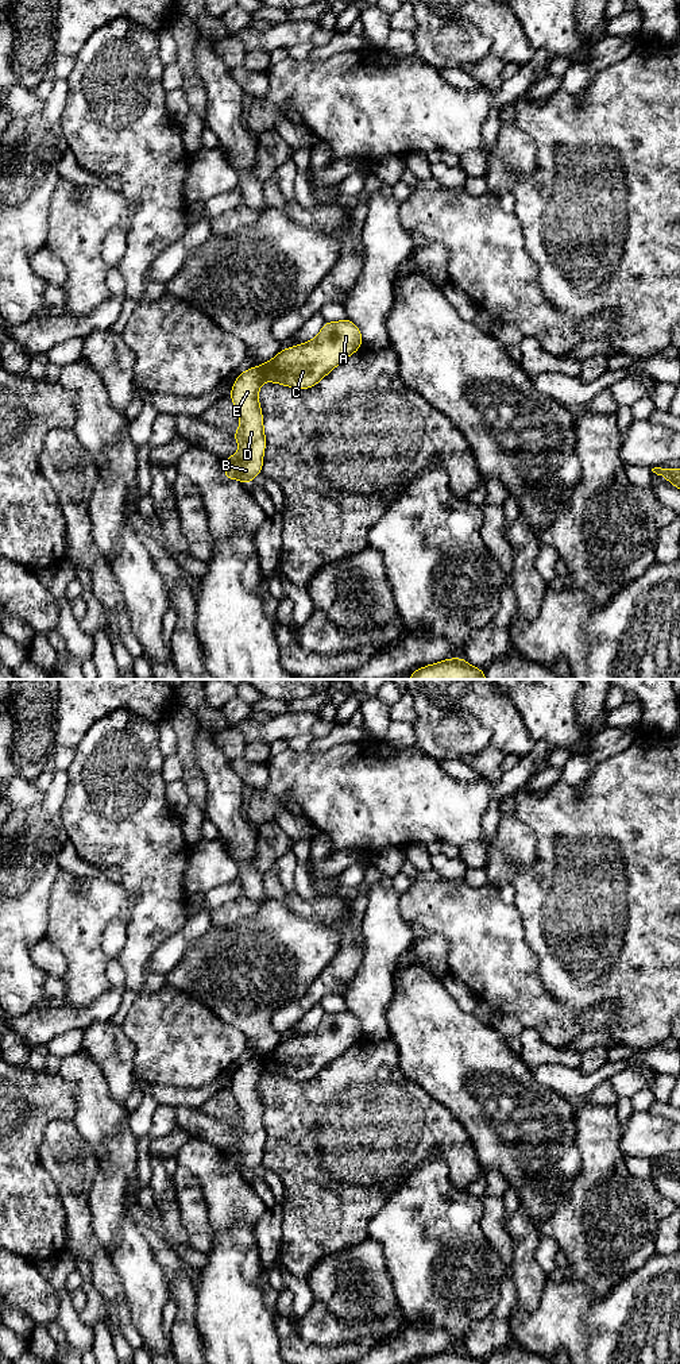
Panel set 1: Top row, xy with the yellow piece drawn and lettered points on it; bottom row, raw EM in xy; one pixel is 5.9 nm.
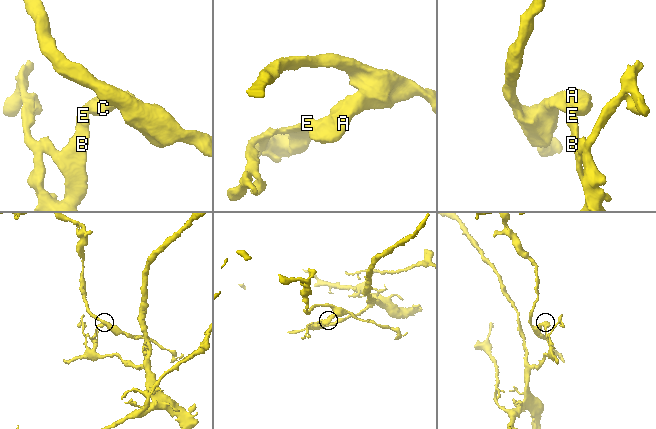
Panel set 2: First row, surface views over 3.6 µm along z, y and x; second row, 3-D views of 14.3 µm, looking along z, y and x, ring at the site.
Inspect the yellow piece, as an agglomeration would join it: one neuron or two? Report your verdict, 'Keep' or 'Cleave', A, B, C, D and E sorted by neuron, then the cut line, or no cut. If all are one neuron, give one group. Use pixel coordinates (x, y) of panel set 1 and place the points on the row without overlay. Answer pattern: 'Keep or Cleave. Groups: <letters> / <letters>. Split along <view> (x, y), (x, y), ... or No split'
Cleave. Groups: A C / B D E. Split along xy (259, 1058), (265, 1071)

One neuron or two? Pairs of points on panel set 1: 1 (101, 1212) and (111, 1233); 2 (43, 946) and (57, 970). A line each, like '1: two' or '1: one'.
1: one
2: one

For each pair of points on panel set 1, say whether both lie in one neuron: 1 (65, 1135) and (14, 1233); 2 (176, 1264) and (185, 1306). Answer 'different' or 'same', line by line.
1: different
2: different

